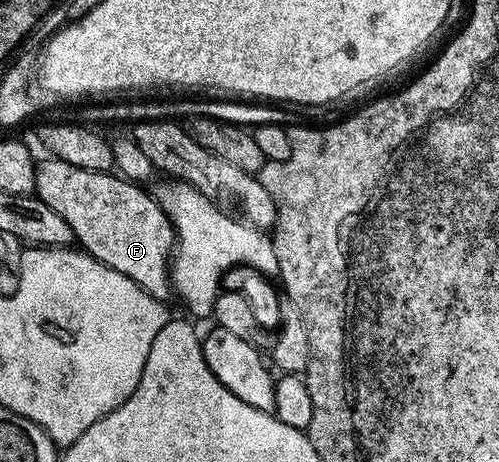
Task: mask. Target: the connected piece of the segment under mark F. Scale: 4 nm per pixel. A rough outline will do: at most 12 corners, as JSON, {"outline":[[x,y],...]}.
{"outline":[[49,156],[35,194],[76,245],[162,300],[175,231],[152,193]]}

